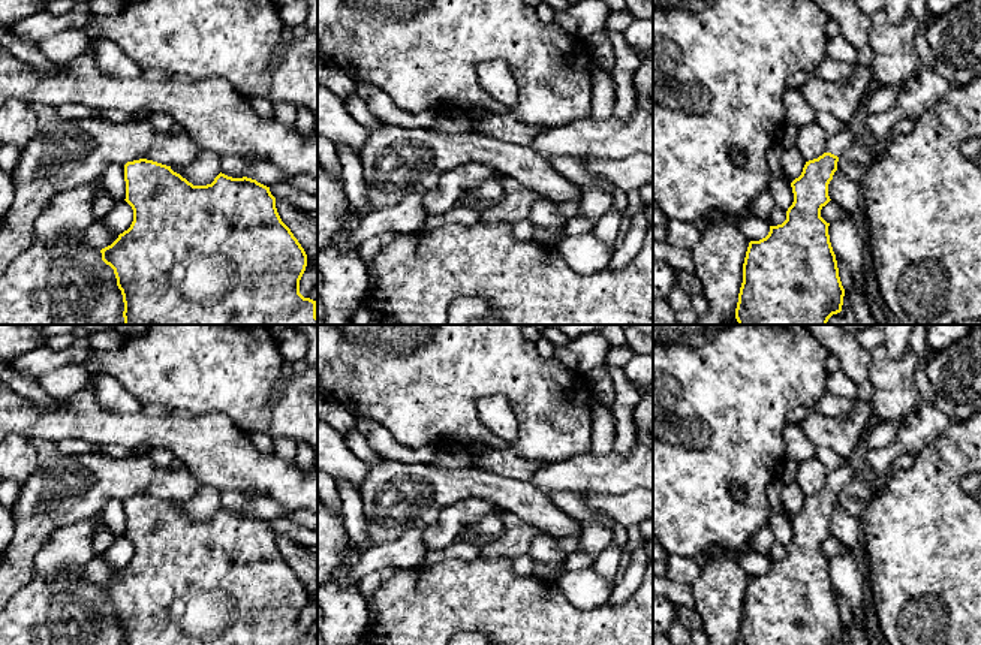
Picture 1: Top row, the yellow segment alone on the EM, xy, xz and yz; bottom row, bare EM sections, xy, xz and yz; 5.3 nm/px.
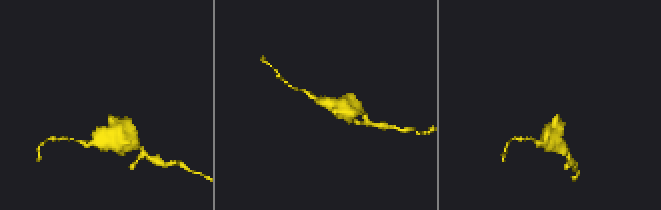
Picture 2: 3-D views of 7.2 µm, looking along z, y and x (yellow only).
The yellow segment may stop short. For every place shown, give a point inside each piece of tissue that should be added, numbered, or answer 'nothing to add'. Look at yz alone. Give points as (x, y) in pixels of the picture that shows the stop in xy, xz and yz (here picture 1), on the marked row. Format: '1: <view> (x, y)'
1: yz (836, 144)

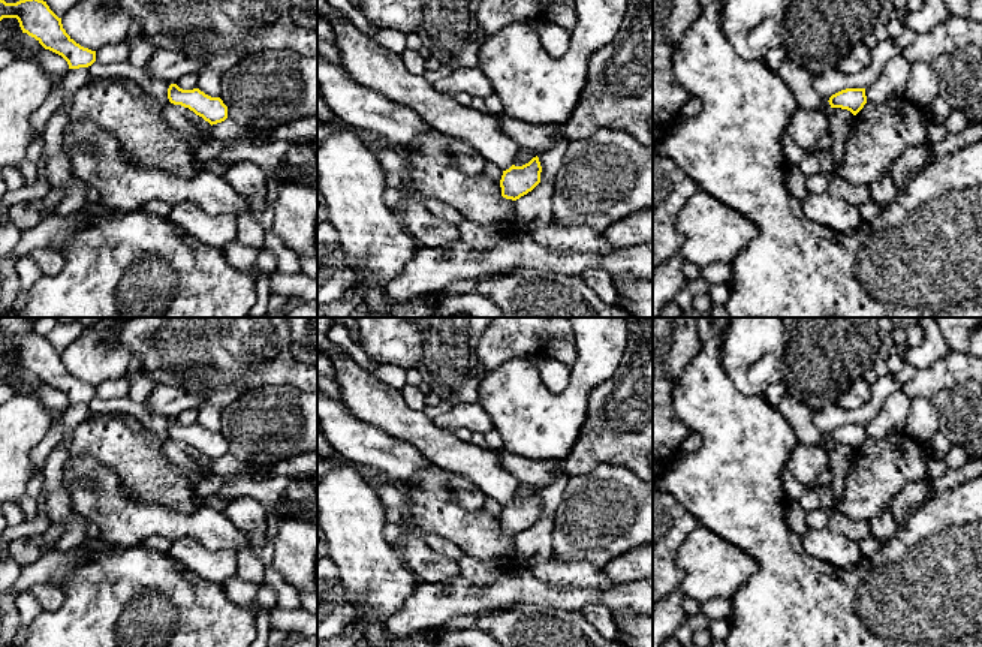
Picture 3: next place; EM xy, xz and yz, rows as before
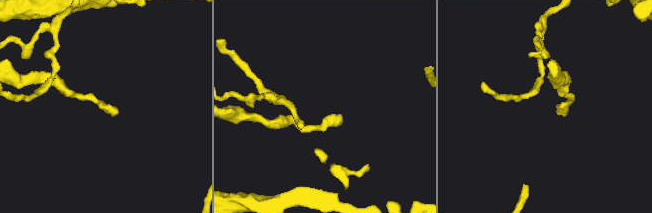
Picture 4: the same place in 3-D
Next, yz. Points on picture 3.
nothing to add

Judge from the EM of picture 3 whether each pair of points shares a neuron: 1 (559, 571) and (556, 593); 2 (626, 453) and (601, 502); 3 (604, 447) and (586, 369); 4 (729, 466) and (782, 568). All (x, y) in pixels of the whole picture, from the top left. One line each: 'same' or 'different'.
1: different
2: different
3: different
4: same

